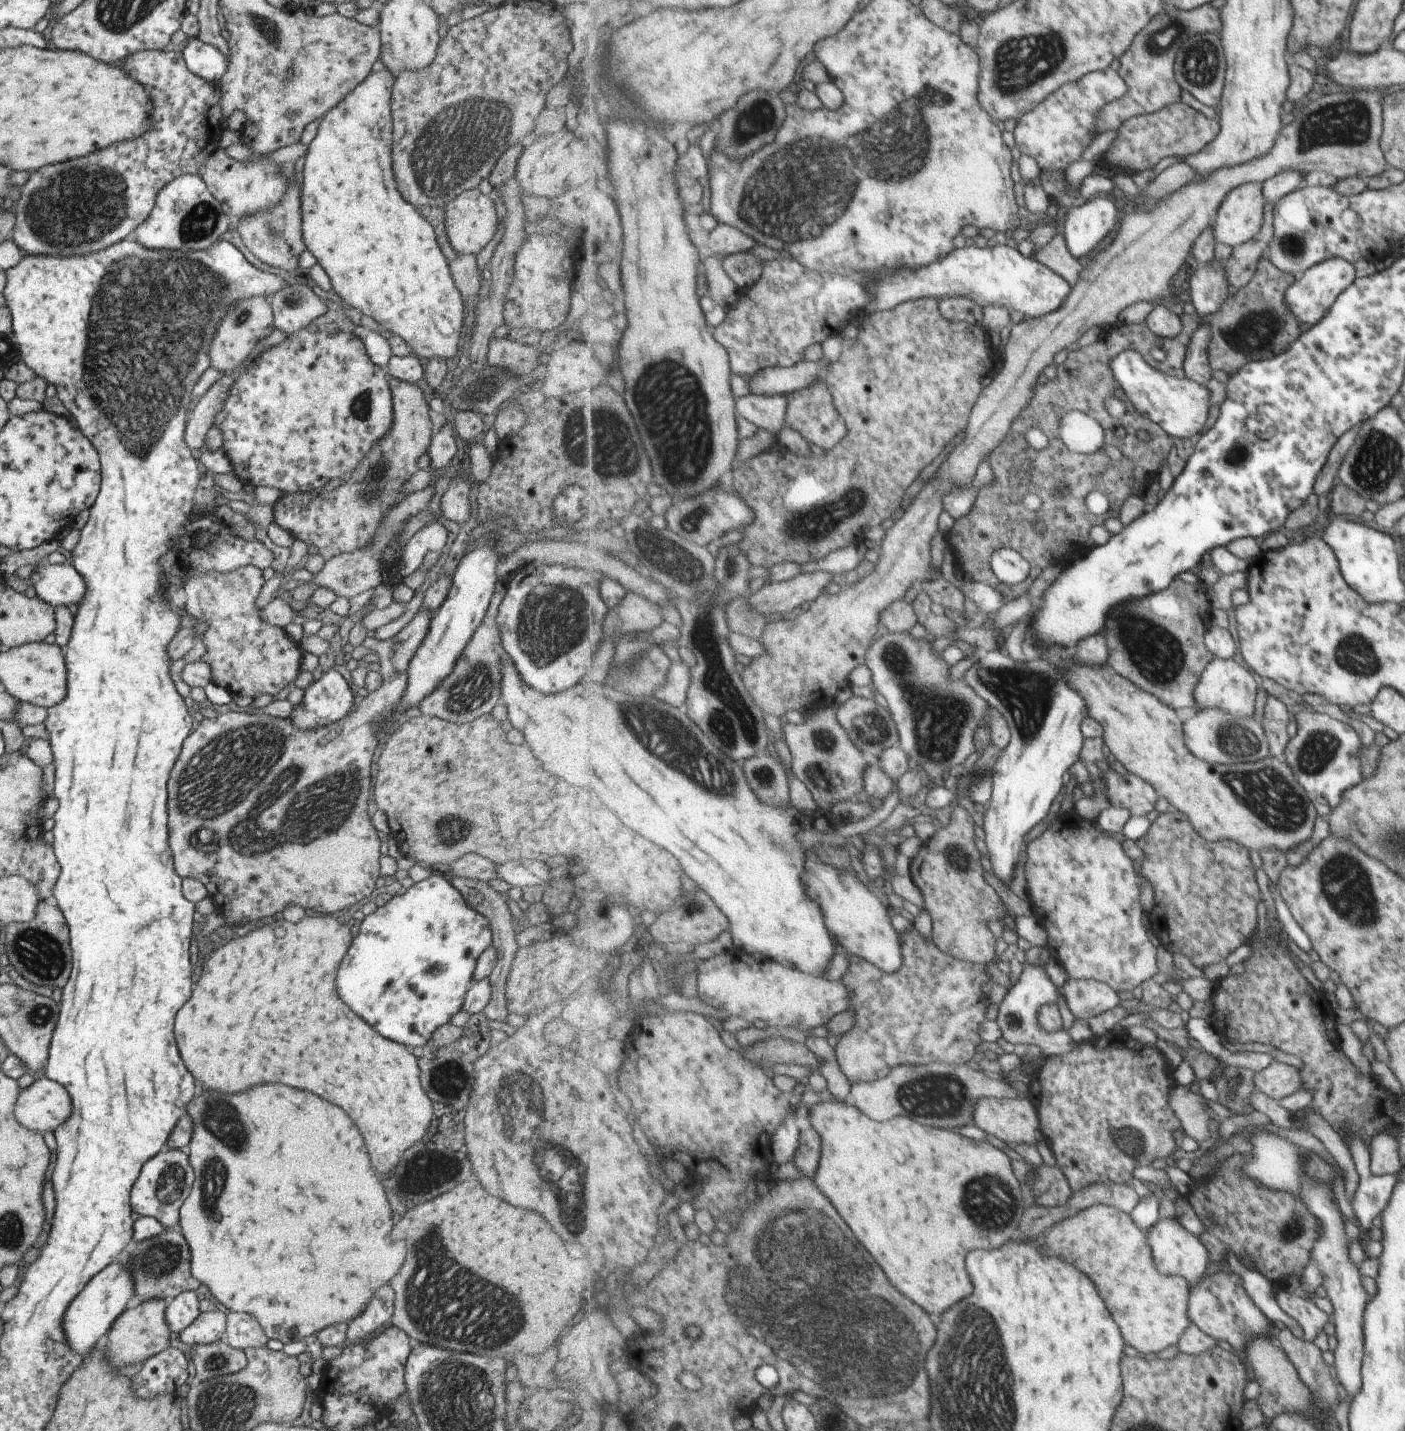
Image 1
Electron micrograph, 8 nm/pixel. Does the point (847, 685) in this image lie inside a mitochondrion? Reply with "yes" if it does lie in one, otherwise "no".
no

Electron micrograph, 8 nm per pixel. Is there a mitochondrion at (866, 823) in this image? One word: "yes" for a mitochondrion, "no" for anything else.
no

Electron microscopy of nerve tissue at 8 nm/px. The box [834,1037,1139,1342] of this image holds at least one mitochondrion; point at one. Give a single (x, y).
(997, 1200)

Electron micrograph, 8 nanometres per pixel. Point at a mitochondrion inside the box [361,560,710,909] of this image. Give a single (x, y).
(551, 620)

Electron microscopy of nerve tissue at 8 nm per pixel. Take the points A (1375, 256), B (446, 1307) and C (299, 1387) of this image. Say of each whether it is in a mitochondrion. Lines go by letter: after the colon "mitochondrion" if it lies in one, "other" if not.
A: other
B: mitochondrion
C: other

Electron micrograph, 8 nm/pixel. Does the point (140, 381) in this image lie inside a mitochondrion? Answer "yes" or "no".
yes

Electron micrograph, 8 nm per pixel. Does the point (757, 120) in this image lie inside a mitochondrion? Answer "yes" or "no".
yes

